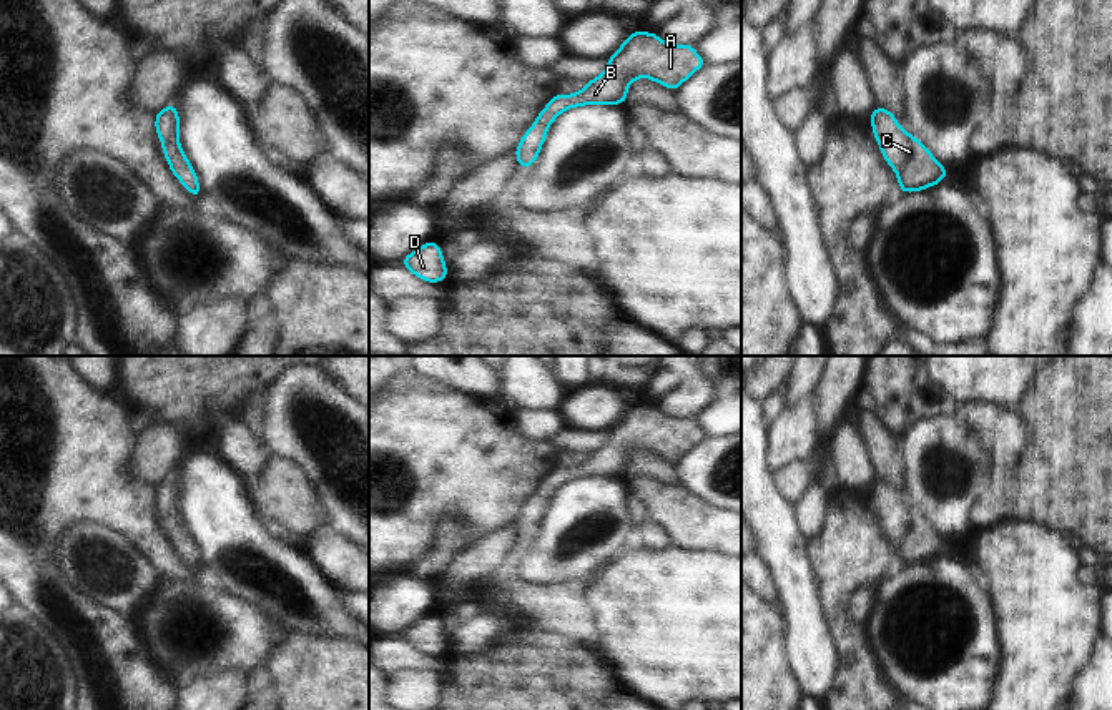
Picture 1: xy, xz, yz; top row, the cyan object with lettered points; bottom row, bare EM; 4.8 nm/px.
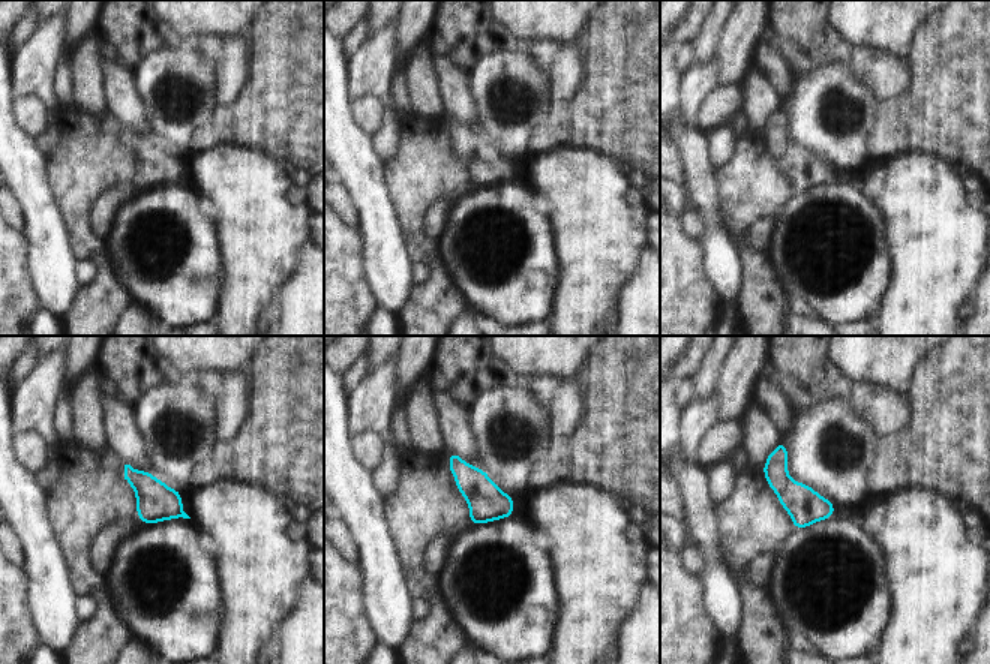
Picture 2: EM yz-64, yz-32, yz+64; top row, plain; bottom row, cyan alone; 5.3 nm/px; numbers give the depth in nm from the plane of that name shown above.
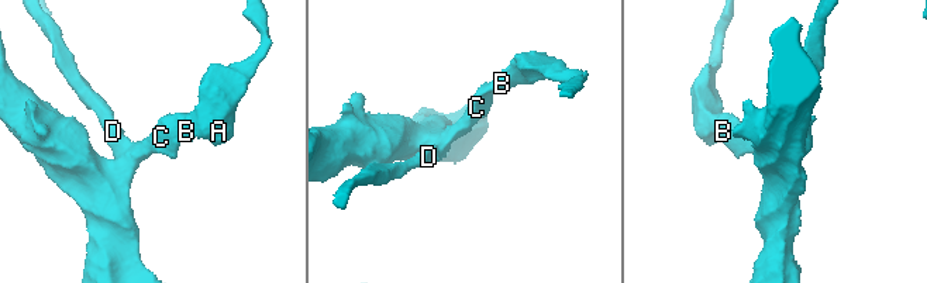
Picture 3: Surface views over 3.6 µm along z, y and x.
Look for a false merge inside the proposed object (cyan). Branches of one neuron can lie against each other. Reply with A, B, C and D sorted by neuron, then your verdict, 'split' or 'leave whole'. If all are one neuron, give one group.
groups A B C D; leave whole

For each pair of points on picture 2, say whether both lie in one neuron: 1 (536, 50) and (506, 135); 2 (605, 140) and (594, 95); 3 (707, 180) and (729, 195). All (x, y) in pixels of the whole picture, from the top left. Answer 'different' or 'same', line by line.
1: different
2: same
3: different

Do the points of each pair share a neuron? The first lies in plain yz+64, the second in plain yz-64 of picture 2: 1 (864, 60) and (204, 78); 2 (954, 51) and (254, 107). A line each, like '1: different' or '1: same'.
1: different
2: same

